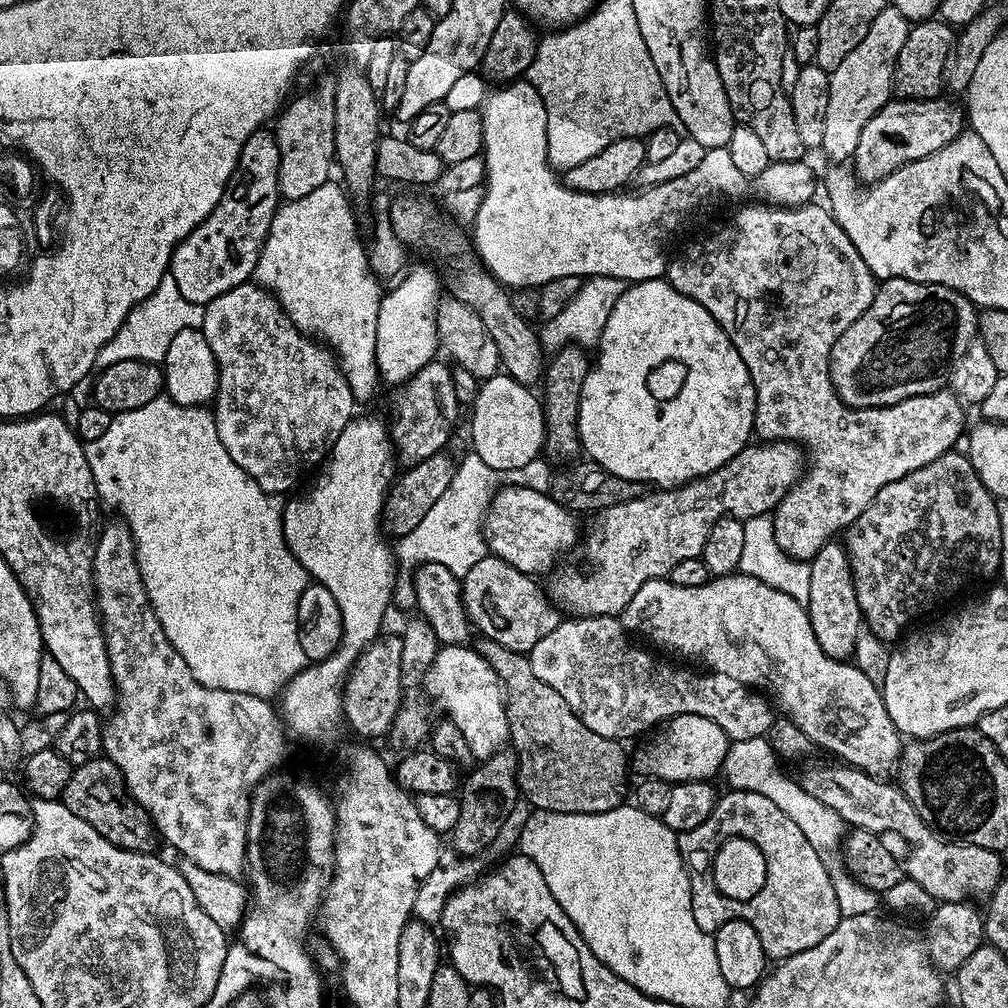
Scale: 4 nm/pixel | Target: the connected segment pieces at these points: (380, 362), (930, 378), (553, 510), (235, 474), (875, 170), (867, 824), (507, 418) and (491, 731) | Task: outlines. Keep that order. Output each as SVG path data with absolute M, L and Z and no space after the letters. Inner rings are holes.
M412 268L399 277L397 288L383 293L376 322L376 371L379 379L391 386L408 381L422 366L438 356L436 306L442 299L442 280L428 268ZM437 348L437 352L436 352Z
M890 278L889 280L879 281L876 293L874 294L874 302L870 302L870 306L866 306L866 314L862 314L862 318L858 318L858 322L853 322L843 332L842 338L838 338L838 342L834 342L834 350L830 350L828 357L830 358L832 385L838 394L838 398L842 398L842 402L851 408L885 408L891 404L902 402L906 398L928 396L931 392L941 391L949 383L950 356L948 360L948 351L951 350L952 344L948 340L972 342L977 339L977 336L978 309L976 305L970 303L958 290L947 288L946 286L938 286L937 284L927 284L926 282L910 282L906 278Z
M501 487L492 497L492 507L484 518L484 540L488 544L488 552L493 556L510 562L518 570L528 576L539 577L539 572L549 573L557 567L563 552L577 547L582 536L577 513L570 512L547 491L539 488Z
M160 398L147 402L146 406L142 406L134 413L135 419L140 419L142 439L148 440L156 432L156 448L128 448L125 452L116 448L113 452L108 452L112 448L112 439L114 438L112 432L102 434L102 438L87 445L88 461L90 462L90 470L94 474L96 489L101 501L107 505L108 503L124 504L126 514L124 516L127 517L127 524L132 530L133 540L136 543L136 561L140 564L142 582L146 586L146 594L150 598L150 606L154 610L166 638L174 646L174 650L178 650L178 654L182 654L190 674L194 674L194 678L207 688L230 690L238 694L250 694L265 698L275 697L285 684L289 684L310 663L306 654L302 654L302 645L298 642L298 622L296 621L300 596L310 583L309 574L300 565L298 558L294 558L294 554L284 541L284 531L282 530L284 514L281 501L276 501L279 499L273 493L262 490L262 486L258 486L258 482L254 482L254 478L250 478L250 474L246 474L246 470L242 470L242 466L238 466L238 462L234 462L234 458L230 458L230 454L226 454L226 450L218 438L215 415L211 411L201 411L196 406L167 406L168 408L164 408L163 403L165 404L165 401ZM155 512L156 521L148 520L145 524L140 524L139 518L136 517L152 516Z
M945 98L934 100L893 99L866 126L862 126L862 134L858 137L858 150L850 158L851 171L856 173L857 180L865 185L877 184L894 170L914 162L918 158L926 158L926 154L934 154L934 150L942 150L954 138L958 138L966 128L966 112L963 107L951 104Z
M805 759L801 763L805 763L800 768L800 776L798 775L802 790L806 790L806 794L813 798L818 798L822 806L830 806L830 810L841 816L845 825L865 828L866 831L877 834L897 832L908 843L908 861L905 859L902 864L907 879L922 886L926 894L932 896L933 901L967 901L969 898L976 898L972 896L991 896L1001 876L1006 872L1003 862L1000 861L1001 853L974 846L965 840L949 838L935 828L928 827L926 822L922 822L918 810L910 806L899 787L887 779L866 774L861 768L853 768L851 764L827 764L824 760L812 759Z
M497 374L479 385L476 397L472 400L472 445L471 451L486 462L497 474L519 473L526 462L537 459L544 451L544 406L539 395L536 396L524 384L519 384L512 376Z
M445 644L437 650L433 664L430 665L428 672L424 676L422 687L423 695L428 695L438 707L441 708L443 715L458 726L458 730L464 732L466 746L470 746L473 757L477 761L490 758L495 752L501 751L509 743L508 739L508 719L504 709L504 689L500 687L498 674L476 653L475 647L462 644Z

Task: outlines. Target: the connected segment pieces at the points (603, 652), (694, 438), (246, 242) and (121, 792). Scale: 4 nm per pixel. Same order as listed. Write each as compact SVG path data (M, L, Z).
M614 616L564 618L557 628L546 634L546 638L535 644L527 658L530 666L534 666L534 674L538 674L542 682L554 686L554 690L566 698L566 706L570 706L570 710L574 710L574 714L594 730L594 734L602 734L602 738L628 742L631 736L647 728L655 729L676 715L686 714L713 719L731 741L767 737L774 723L774 708L767 695L747 688L742 682L734 682L734 678L726 678L726 674L671 668L666 661L655 660L646 649L635 648L628 639L630 636L623 623Z
M667 279L638 280L625 287L622 298L618 298L614 310L610 310L610 318L606 322L606 330L602 330L600 335L596 354L580 391L580 409L576 423L583 455L596 467L610 470L610 474L618 474L618 478L630 478L634 482L655 486L660 490L680 488L692 480L697 480L699 476L726 466L726 462L730 462L734 454L748 447L753 439L756 427L756 395L754 382L750 382L750 370L746 370L746 362L742 362L738 350L734 350L730 338L722 330L722 326L718 326L716 319L702 306L698 306L694 298L686 298L681 292L674 290L674 286L670 286Z
M261 130L246 138L246 146L242 146L242 154L218 206L214 206L208 217L172 252L170 274L174 282L178 282L178 290L182 290L182 298L205 305L218 298L218 294L226 294L226 290L234 290L234 286L249 283L256 271L260 248L268 236L270 222L281 203L278 186L278 142L271 131Z
M97 758L73 768L70 782L66 782L62 803L70 814L78 814L82 822L90 822L90 826L94 826L102 838L114 842L114 846L131 852L151 853L156 840L158 844L158 833L152 817L125 788L124 775L112 760Z

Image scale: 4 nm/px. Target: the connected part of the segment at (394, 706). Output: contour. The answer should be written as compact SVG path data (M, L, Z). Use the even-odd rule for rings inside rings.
M381 634L376 637L375 640L372 641L372 643L367 644L367 646L364 647L364 652L361 653L360 657L354 661L352 664L351 670L348 672L348 676L346 679L344 679L344 720L346 721L346 724L349 724L350 727L353 728L354 731L357 732L360 736L365 736L365 741L372 742L372 739L375 738L375 736L384 736L387 737L389 735L389 732L392 729L392 723L394 722L394 718L396 717L397 712L400 711L402 707L402 642L401 637L399 635L394 634L394 636L387 636L387 634Z

